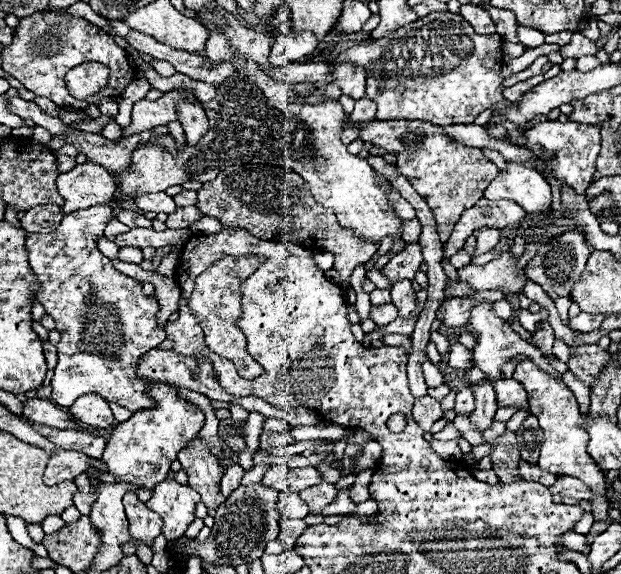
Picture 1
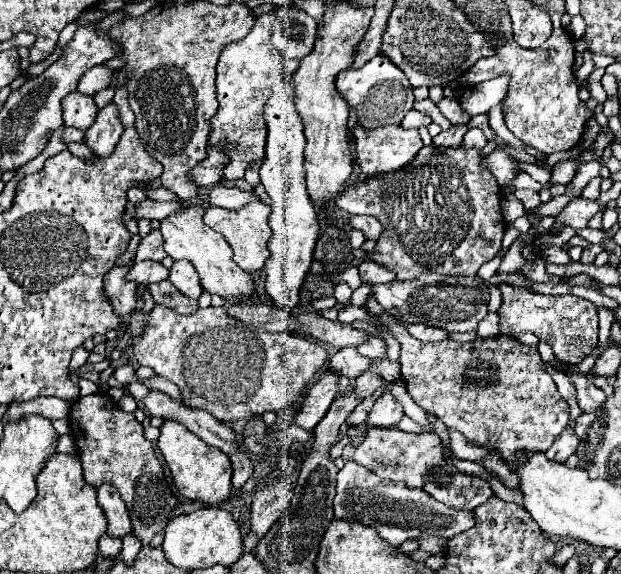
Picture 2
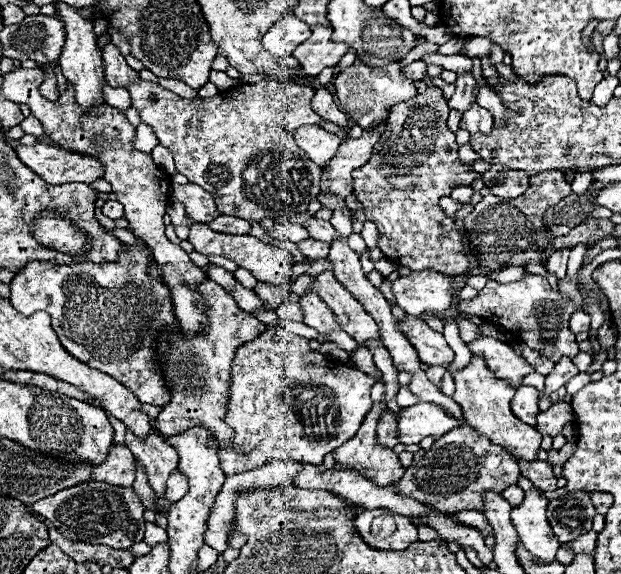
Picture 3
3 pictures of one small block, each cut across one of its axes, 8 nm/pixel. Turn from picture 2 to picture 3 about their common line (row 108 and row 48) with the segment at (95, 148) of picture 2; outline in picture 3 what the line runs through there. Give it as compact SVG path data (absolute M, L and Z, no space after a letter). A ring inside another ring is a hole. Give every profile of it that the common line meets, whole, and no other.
M114 44L102 46L102 62L104 62L104 76L110 86L128 86L130 80L136 80L136 70L132 70L120 50Z

